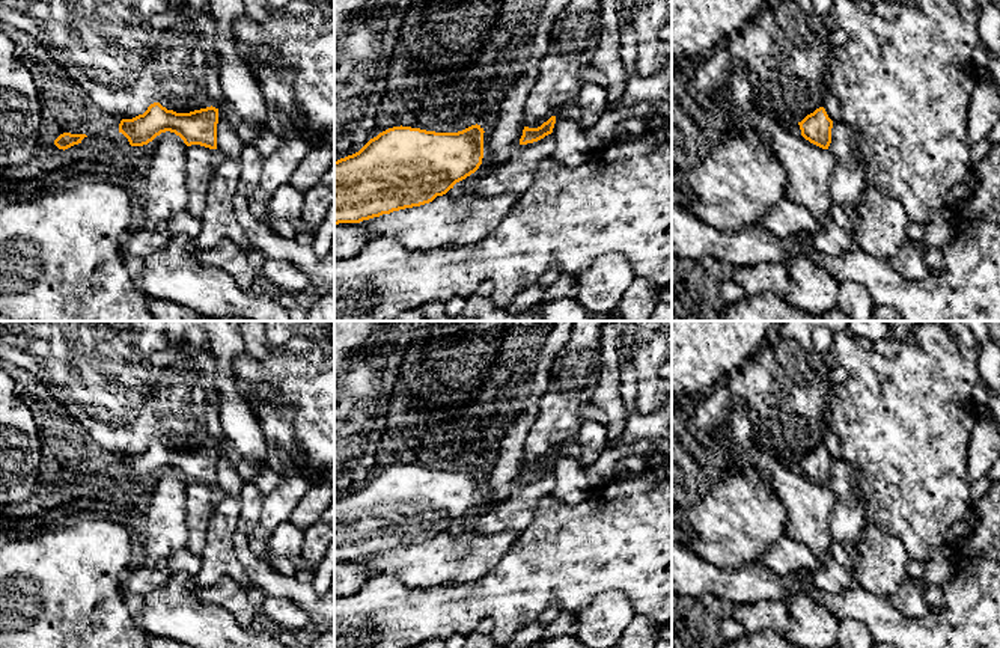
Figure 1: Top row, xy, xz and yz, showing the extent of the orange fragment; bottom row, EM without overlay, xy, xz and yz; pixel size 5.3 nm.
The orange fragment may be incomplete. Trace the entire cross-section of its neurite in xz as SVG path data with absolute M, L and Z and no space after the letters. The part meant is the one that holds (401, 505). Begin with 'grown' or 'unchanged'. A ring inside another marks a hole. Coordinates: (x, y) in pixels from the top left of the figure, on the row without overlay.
unchanged | M477 461L458 470L402 463L380 470L358 490L334 499L334 562L360 561L446 532L482 502L483 470Z

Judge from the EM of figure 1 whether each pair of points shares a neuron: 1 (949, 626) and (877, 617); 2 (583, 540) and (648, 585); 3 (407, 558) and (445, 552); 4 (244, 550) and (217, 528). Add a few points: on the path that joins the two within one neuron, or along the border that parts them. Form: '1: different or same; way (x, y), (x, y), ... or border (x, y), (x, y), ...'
1: same; way (931, 627), (895, 627)
2: same; way (600, 544), (607, 544), (631, 568)
3: same; way (416, 558), (435, 556)
4: different; border (234, 534), (234, 553), (247, 571)

